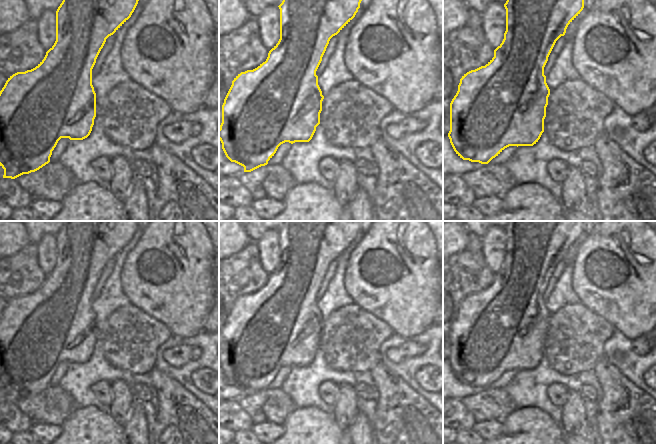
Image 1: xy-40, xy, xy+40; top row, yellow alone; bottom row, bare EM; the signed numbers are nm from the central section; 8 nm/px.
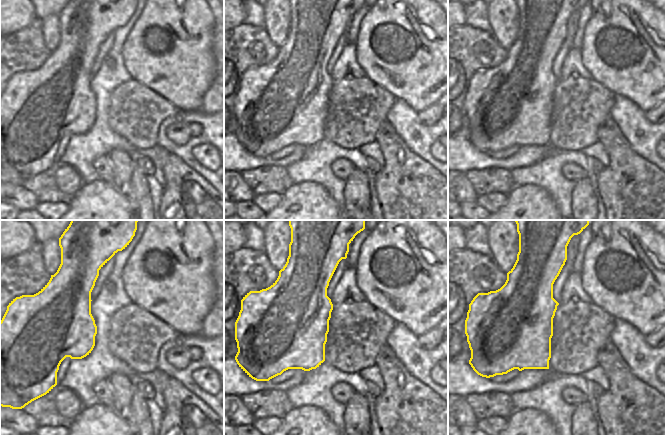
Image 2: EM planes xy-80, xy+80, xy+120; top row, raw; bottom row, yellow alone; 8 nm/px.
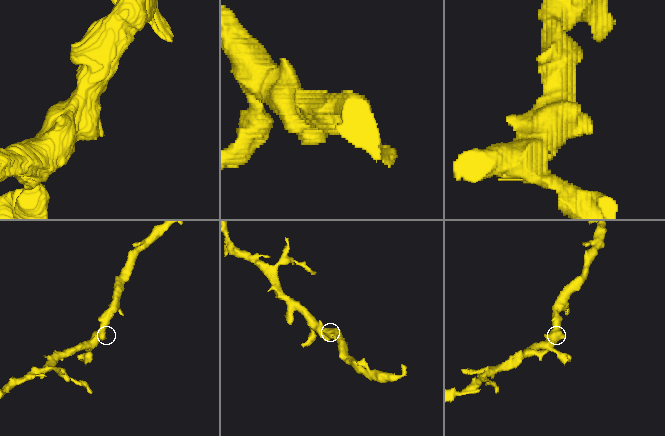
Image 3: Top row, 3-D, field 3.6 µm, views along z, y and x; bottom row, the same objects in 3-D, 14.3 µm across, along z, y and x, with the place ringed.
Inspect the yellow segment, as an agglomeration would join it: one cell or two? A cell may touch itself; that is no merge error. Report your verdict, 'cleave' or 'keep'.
keep

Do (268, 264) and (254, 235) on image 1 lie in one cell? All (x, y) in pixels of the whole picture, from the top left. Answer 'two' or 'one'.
two

